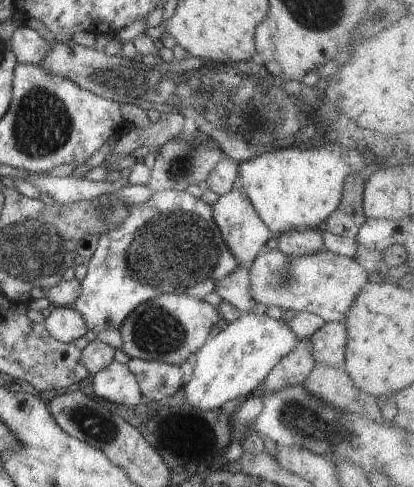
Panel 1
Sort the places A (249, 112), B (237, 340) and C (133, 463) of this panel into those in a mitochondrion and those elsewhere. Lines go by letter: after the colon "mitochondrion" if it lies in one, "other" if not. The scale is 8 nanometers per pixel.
A: mitochondrion
B: other
C: other

